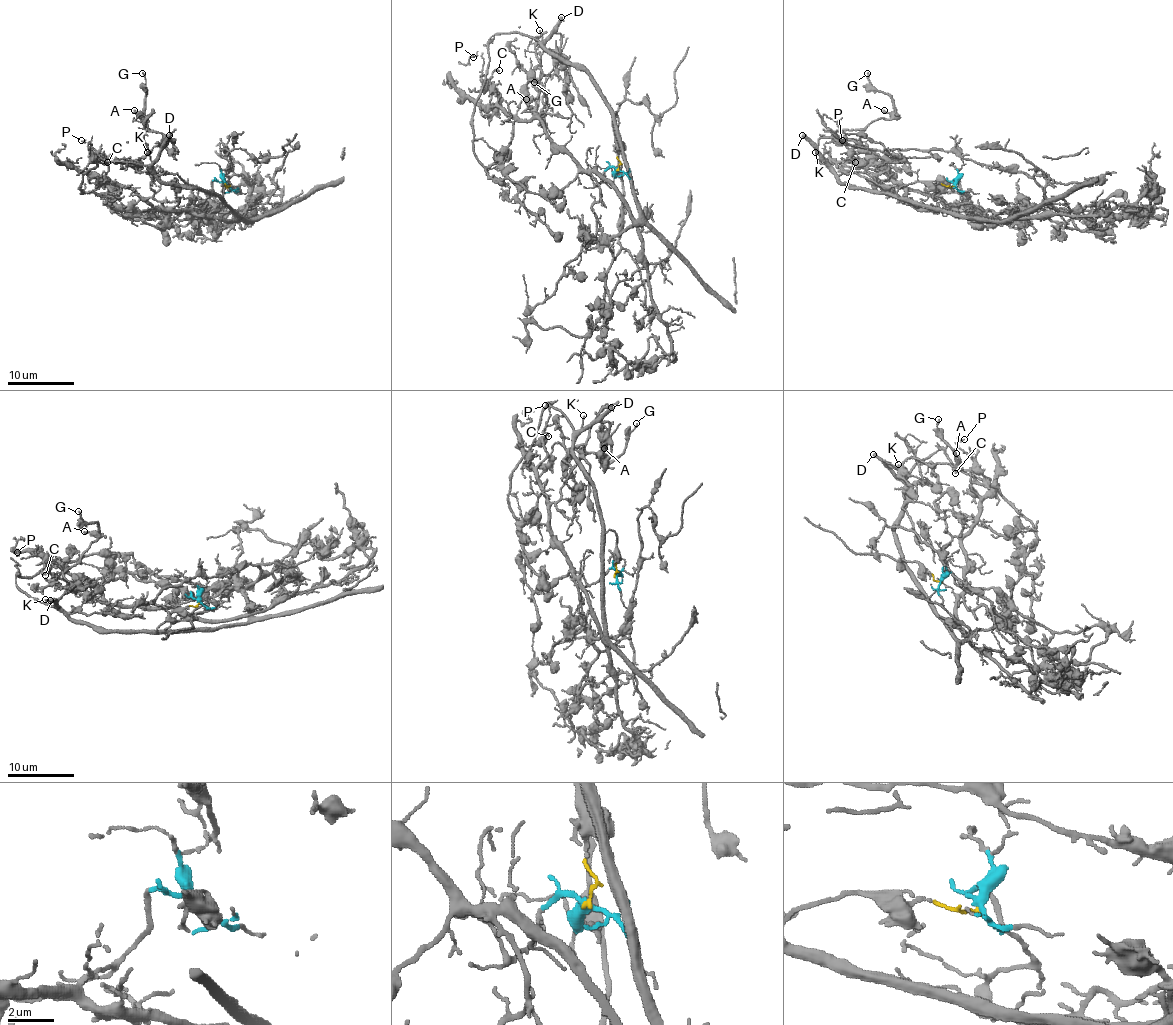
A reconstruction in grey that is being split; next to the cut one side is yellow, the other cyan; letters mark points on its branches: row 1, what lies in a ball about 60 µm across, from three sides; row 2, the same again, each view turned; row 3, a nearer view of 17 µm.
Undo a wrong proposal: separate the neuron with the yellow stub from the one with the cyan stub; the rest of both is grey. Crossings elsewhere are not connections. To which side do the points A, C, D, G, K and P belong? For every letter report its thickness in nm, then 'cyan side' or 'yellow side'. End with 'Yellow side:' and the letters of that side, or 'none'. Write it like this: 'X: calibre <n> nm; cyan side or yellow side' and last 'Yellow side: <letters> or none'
A: calibre 240 nm; yellow side
C: calibre 200 nm; cyan side
D: calibre 400 nm; yellow side
G: calibre 130 nm; yellow side
K: calibre 110 nm; yellow side
P: calibre 130 nm; cyan side
Yellow side: A, D, G, K

